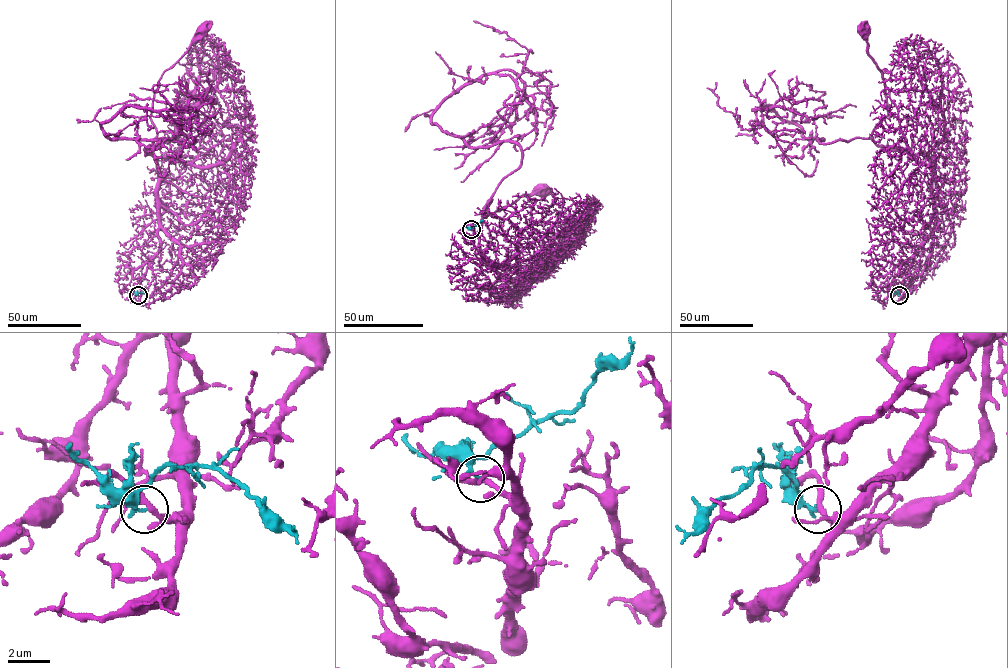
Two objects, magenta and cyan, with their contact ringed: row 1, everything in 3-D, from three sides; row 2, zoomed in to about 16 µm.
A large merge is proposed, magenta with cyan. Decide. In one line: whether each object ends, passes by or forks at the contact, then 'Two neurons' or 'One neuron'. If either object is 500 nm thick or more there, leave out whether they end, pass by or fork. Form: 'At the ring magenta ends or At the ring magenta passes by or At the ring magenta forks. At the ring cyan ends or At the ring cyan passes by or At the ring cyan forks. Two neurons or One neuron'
At the ring magenta passes by. At the ring cyan ends. Two neurons

